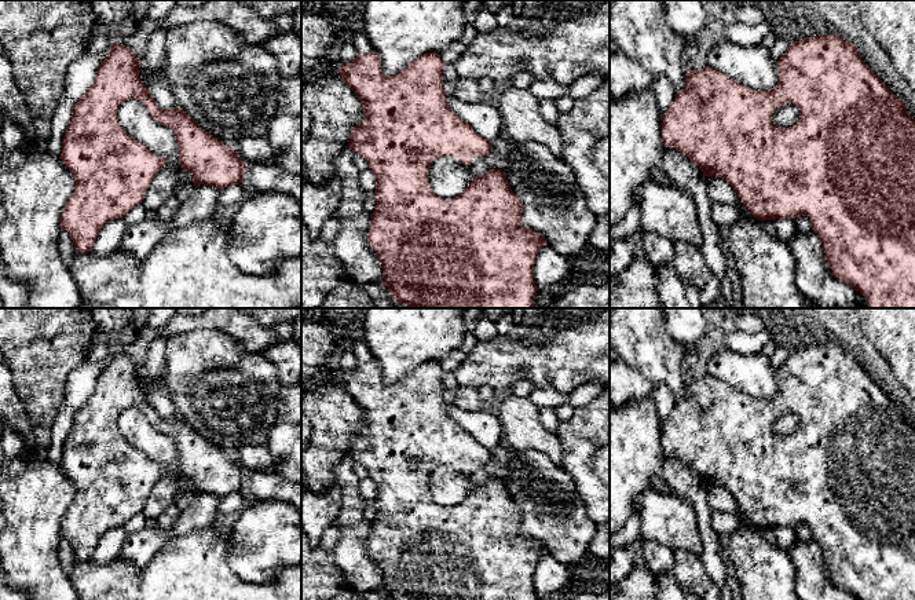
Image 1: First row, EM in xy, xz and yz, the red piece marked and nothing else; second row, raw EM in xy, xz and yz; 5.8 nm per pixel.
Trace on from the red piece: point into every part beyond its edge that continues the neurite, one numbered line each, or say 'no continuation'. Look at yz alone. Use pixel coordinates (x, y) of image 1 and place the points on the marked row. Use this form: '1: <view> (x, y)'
no continuation

